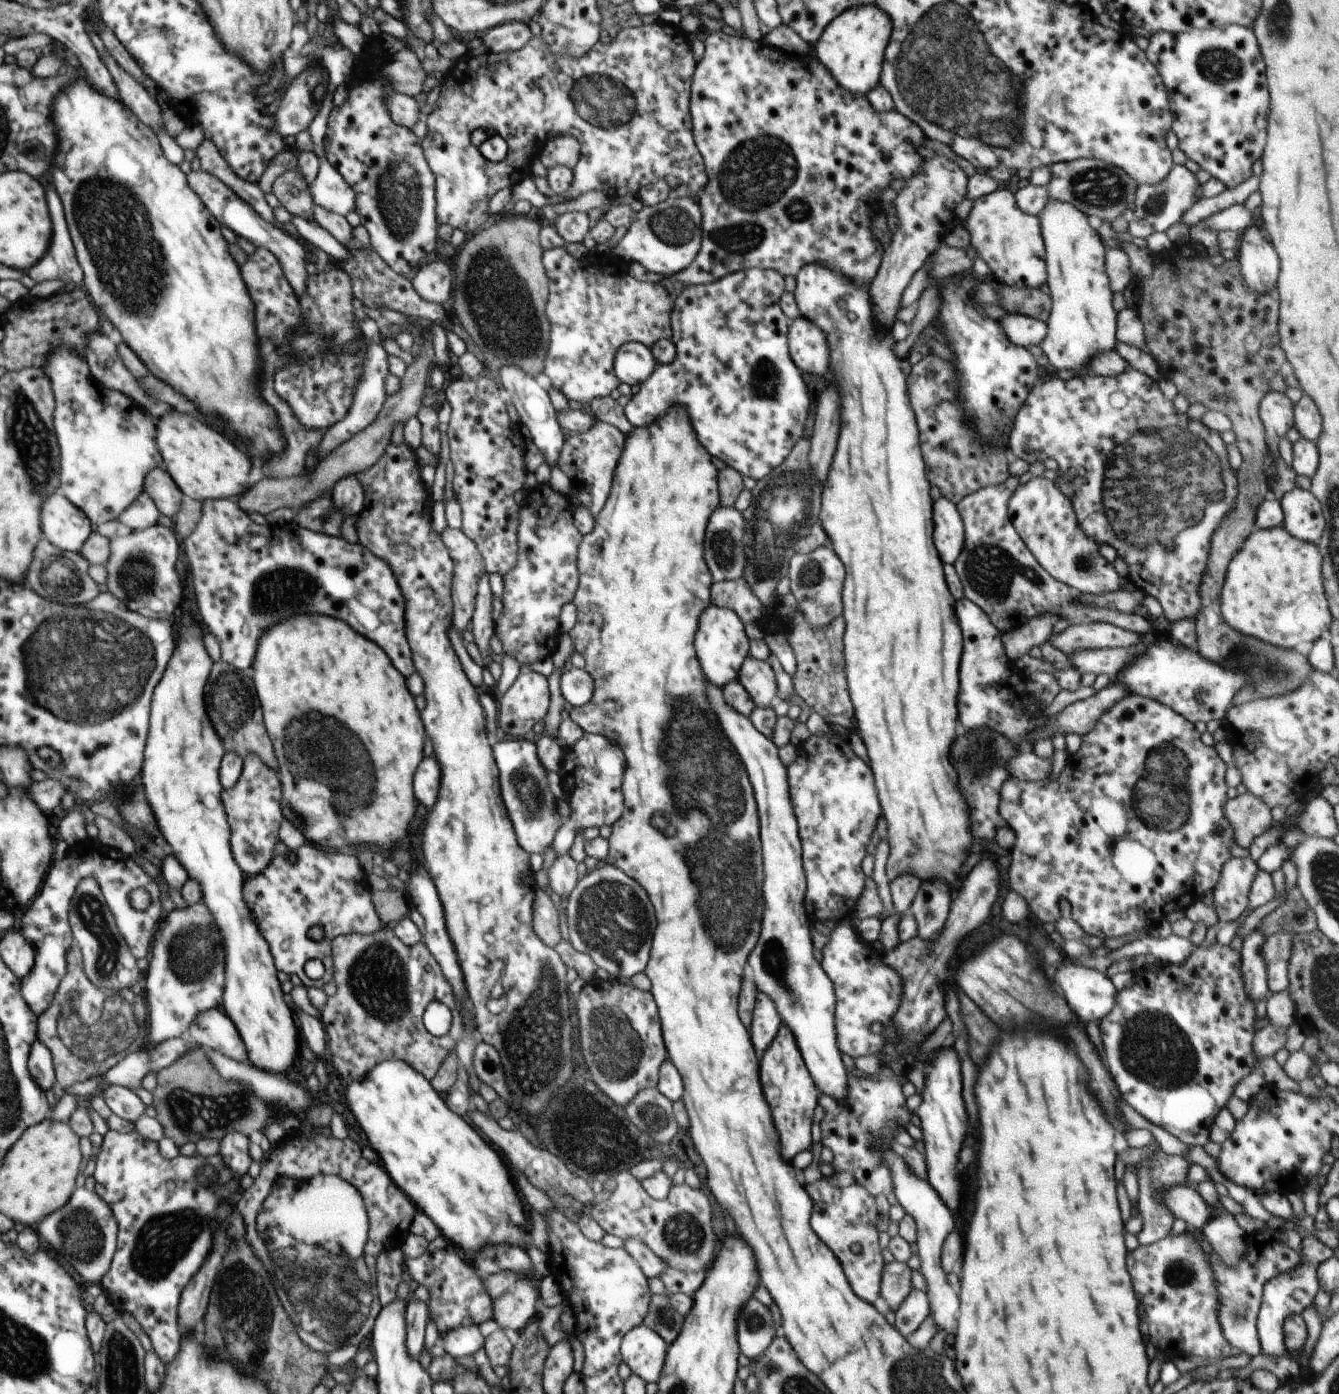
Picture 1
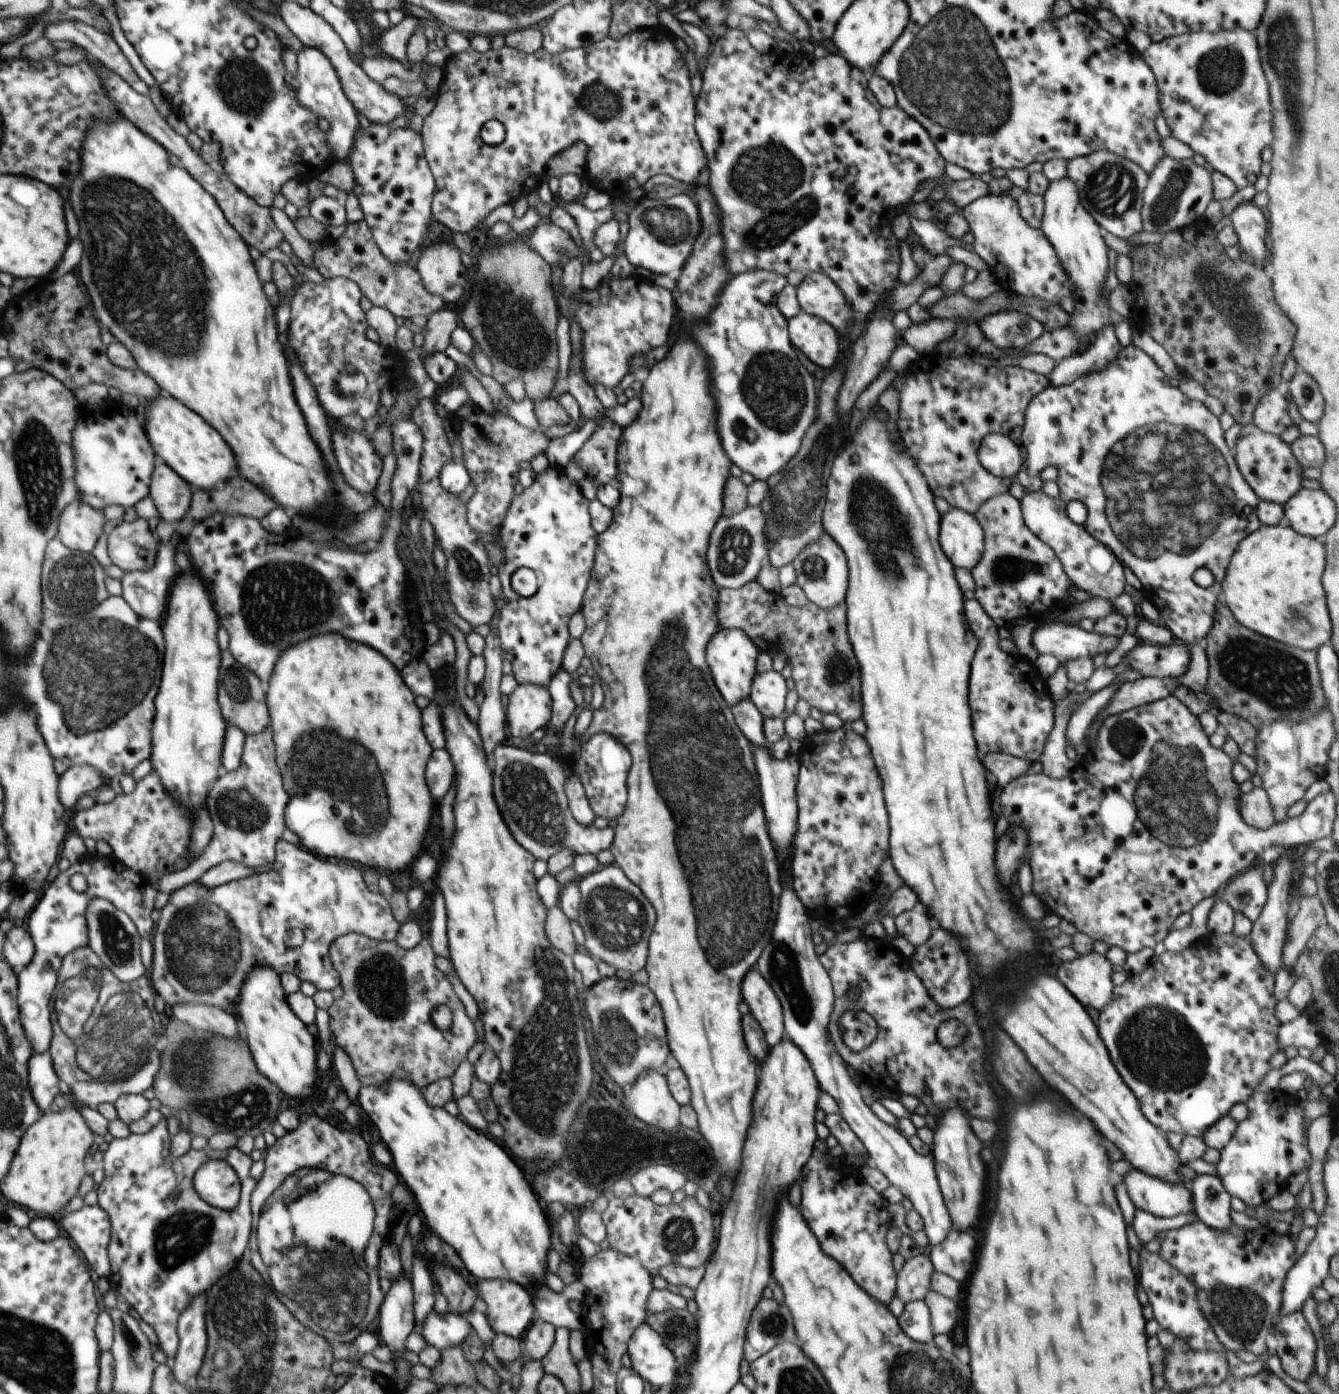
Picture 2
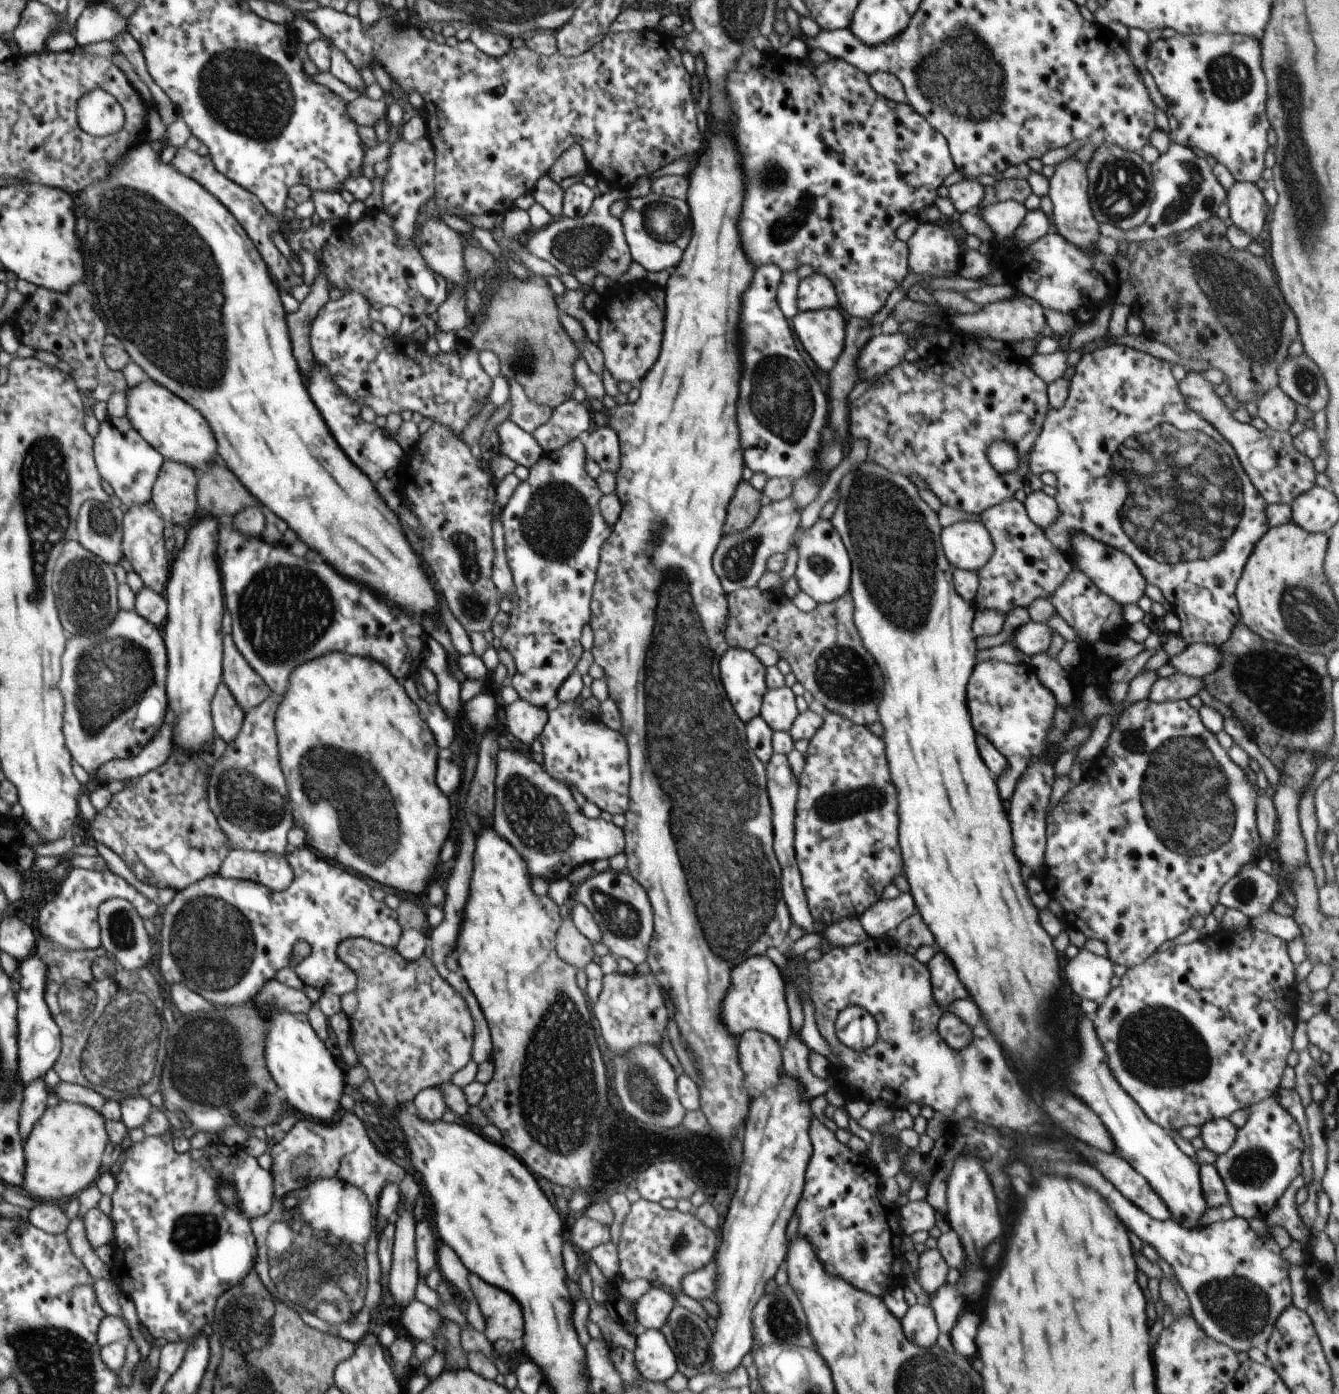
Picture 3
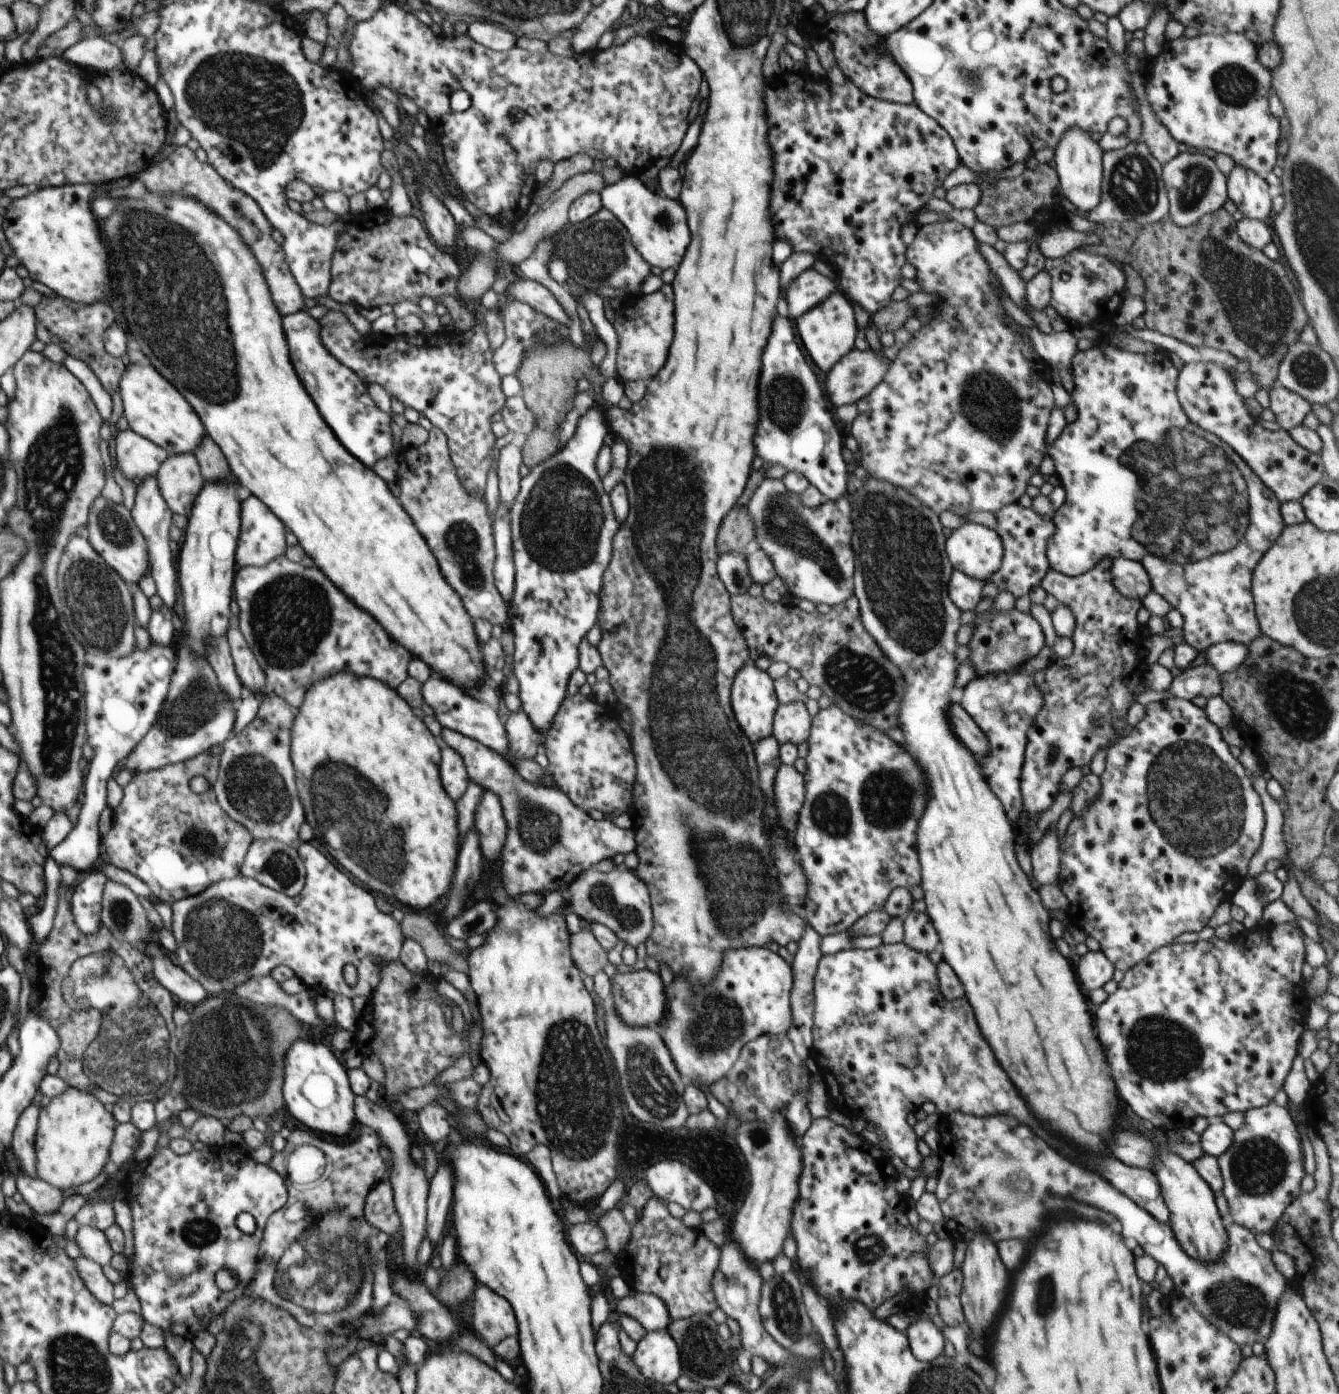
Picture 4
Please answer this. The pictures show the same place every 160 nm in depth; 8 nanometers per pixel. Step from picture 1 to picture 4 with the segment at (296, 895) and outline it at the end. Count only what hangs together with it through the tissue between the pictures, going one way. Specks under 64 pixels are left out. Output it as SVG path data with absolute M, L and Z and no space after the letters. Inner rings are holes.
M298 841L296 847L307 872L304 888L298 896L289 897L242 875L215 882L208 890L171 905L173 925L170 931L178 944L178 950L174 952L178 964L204 987L208 996L232 993L235 986L249 978L270 975L273 968L286 965L306 988L315 993L333 992L351 999L369 997L380 984L383 965L398 960L405 941L401 925L390 914L380 912L370 890L353 884L310 841ZM346 964L356 967L357 982L354 986L348 985L344 979L342 970Z

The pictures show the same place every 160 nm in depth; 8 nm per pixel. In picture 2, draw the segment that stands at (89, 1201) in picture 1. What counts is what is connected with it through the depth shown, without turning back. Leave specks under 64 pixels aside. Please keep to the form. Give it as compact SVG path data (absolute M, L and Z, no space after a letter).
M84 1205L81 1210L74 1211L72 1214L69 1212L63 1212L57 1220L63 1233L68 1233L72 1237L72 1242L75 1242L75 1245L83 1252L87 1261L91 1264L93 1273L96 1274L98 1278L110 1276L111 1264L109 1261L108 1245L111 1241L112 1231L108 1213L103 1209L103 1207L100 1207L99 1205Z

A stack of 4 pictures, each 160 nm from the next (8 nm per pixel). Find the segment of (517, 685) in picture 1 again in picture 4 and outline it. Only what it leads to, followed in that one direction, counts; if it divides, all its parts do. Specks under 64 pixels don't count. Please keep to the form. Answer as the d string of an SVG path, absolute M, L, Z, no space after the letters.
M520 710L512 713L507 721L508 758L534 758L538 746L545 740L544 733L533 729L528 715Z

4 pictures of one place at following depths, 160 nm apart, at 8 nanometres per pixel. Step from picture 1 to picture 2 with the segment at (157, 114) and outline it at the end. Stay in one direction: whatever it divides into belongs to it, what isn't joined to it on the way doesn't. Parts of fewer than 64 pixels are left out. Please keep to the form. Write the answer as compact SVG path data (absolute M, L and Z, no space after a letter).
M58 20L46 26L44 39L51 42L72 42L84 48L94 60L98 60L105 68L118 74L135 92L149 96L152 90L138 77L128 58L124 56L118 44L109 34L96 30L84 22L74 20Z

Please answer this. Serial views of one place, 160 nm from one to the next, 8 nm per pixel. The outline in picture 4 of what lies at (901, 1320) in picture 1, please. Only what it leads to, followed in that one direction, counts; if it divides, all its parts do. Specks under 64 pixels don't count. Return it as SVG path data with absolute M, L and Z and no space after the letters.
M916 1316L906 1334L910 1350L918 1360L928 1362L942 1356L945 1337L932 1322L919 1320Z

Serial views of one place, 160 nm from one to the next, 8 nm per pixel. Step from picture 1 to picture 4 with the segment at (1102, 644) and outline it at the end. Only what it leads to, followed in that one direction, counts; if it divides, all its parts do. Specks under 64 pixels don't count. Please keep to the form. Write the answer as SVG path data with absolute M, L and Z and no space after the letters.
M1016 608L1009 611L984 611L976 616L972 624L973 633L968 644L970 655L967 660L977 676L998 673L1013 675L1045 645L1043 628L1030 612L1022 612Z

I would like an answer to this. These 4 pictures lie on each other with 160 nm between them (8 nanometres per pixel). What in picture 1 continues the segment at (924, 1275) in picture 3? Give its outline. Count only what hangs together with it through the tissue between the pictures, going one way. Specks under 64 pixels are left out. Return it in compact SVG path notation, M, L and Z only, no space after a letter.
M896 1260L884 1265L881 1296L886 1300L890 1310L896 1312L904 1299L911 1293L913 1289L912 1271L907 1263Z

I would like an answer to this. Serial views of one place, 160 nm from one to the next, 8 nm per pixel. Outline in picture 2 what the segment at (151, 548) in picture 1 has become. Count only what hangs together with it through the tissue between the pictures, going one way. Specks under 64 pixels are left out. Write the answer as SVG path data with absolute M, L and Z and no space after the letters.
M159 541L158 552L150 564L150 570L124 572L120 579L122 597L139 618L162 620L174 574L174 548L172 544Z

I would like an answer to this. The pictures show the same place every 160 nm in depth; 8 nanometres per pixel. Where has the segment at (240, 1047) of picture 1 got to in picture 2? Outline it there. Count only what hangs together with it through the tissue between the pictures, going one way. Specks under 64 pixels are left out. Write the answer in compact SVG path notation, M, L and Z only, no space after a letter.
M184 1003L171 1008L173 1016L194 1028L208 1029L228 1038L235 1037L241 1029L238 1018L209 1004Z

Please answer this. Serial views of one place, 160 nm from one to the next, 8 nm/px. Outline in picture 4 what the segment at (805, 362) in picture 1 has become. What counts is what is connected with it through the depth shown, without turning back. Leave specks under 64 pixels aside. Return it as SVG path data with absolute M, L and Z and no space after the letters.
M839 287L828 295L820 304L796 319L796 330L810 358L822 372L828 372L845 354L854 349L857 332L853 303Z

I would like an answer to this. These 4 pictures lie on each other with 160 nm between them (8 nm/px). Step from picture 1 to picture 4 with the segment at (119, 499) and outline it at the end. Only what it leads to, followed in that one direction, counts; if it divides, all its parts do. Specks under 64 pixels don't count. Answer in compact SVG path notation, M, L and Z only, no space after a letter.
M130 428L119 432L115 436L114 454L116 454L116 462L119 464L124 476L133 480L137 486L149 476L156 476L169 455L164 447L156 446L156 443L153 443L151 439L136 434L136 431Z

